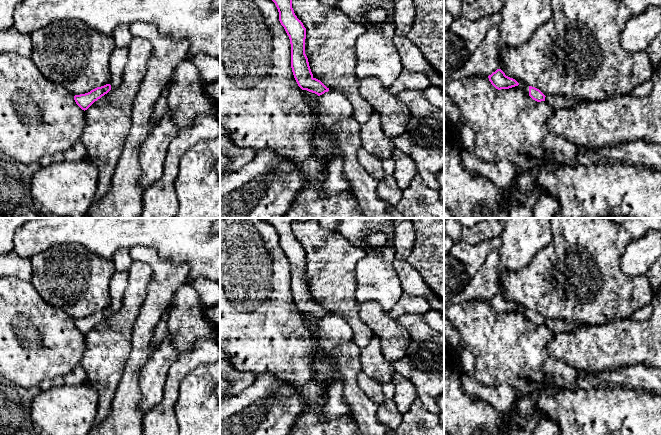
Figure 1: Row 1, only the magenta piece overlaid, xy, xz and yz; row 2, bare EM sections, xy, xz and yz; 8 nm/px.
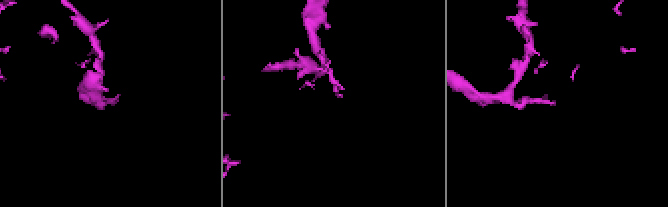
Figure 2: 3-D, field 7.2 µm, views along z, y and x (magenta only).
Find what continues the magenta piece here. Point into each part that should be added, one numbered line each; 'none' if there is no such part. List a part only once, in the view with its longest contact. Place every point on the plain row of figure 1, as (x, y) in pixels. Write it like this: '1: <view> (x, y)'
1: xy (118, 283)

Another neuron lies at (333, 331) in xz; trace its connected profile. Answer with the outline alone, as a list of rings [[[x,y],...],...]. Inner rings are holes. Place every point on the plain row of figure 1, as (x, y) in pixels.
[[[328,315],[320,319],[319,343],[323,352],[329,353],[341,344],[351,342],[354,332],[346,320],[339,316]]]

